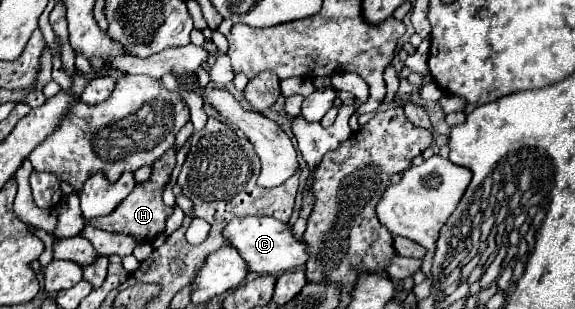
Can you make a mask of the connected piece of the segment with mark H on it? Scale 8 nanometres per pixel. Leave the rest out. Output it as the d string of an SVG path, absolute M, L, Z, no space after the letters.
M172 147L168 153L164 153L164 157L160 157L160 161L156 161L156 165L152 165L150 179L144 181L144 183L138 183L136 189L132 189L132 193L112 213L108 213L104 217L96 217L96 221L86 221L86 225L98 227L98 229L108 231L108 233L130 235L130 237L134 237L134 239L138 239L142 243L150 243L158 233L164 231L164 223L174 211L174 207L164 205L162 193L164 193L164 187L170 183L172 171L176 167L176 151L178 149Z

